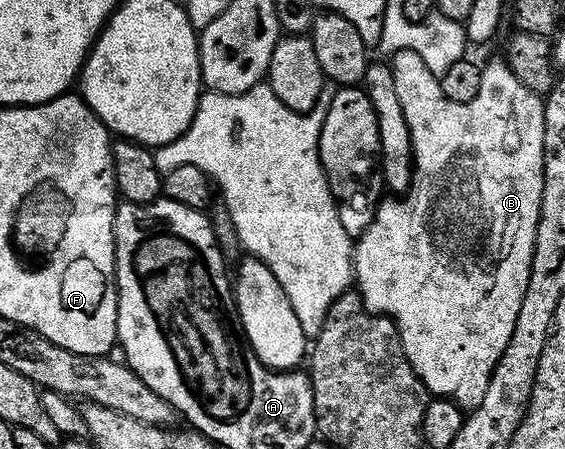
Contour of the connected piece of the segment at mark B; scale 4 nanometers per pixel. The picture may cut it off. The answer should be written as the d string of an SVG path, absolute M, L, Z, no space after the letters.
M417 50L393 51L388 65L396 80L396 97L400 100L400 108L404 108L404 120L408 120L408 132L412 136L412 152L414 153L414 169L410 175L410 188L401 196L383 197L378 203L372 224L360 235L352 246L354 256L354 277L358 295L362 298L364 308L372 314L383 314L391 318L400 332L400 344L404 348L404 356L408 356L408 364L416 372L416 376L426 385L431 395L449 398L451 402L469 412L484 400L484 392L488 392L488 380L504 352L508 348L508 340L516 328L516 316L520 316L520 304L524 301L524 288L528 288L528 276L532 264L532 252L536 240L536 224L540 216L540 192L544 192L544 108L543 99L533 94L516 78L505 60L485 63L482 66L480 92L467 102L453 102L444 96L438 83L439 75L433 74L420 60Z

